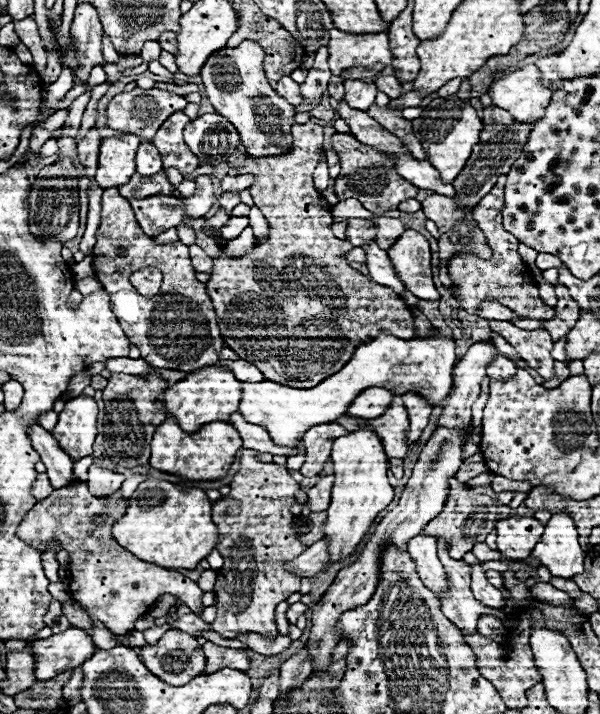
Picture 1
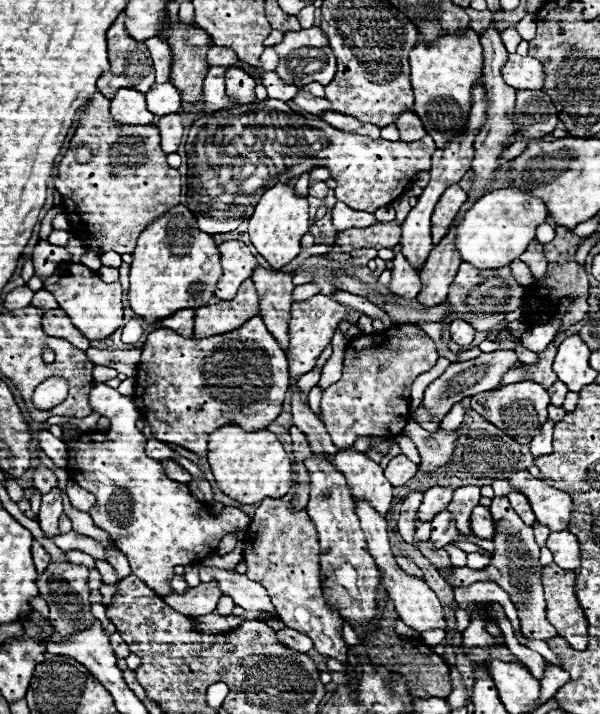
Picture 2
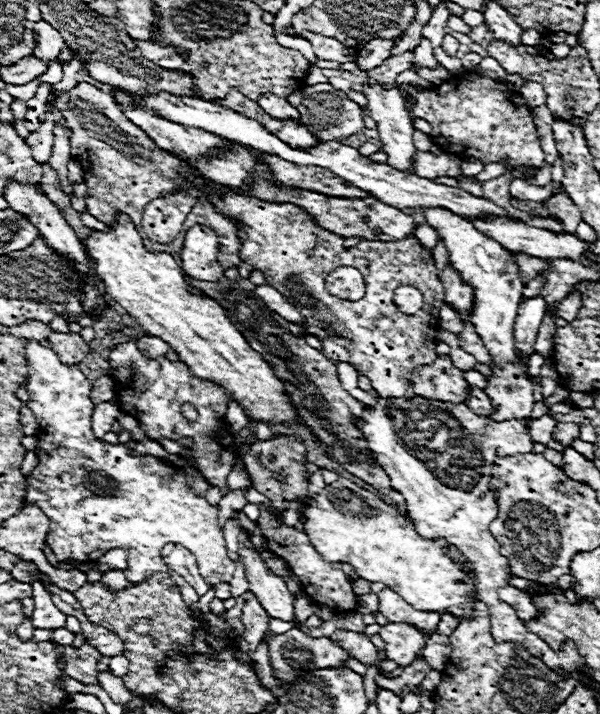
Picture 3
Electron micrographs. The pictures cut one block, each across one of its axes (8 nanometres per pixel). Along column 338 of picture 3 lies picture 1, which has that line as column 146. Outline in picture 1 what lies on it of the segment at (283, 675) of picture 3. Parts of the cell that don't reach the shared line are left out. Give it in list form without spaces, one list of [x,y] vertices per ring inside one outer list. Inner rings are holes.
[[[168,630],[154,646],[142,648],[142,662],[160,680],[180,686],[202,674],[206,656],[194,636],[182,630]]]

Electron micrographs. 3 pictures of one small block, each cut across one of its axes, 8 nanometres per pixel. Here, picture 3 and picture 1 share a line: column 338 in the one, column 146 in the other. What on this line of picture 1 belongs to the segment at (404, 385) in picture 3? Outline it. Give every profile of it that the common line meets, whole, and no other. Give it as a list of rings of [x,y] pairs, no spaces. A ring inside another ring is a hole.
[[[118,188],[104,190],[100,218],[96,246],[92,252],[94,276],[110,294],[112,312],[116,314],[128,340],[140,350],[142,358],[150,366],[184,372],[216,364],[224,342],[206,284],[198,282],[194,276],[196,270],[190,264],[188,246],[182,242],[154,244],[152,238],[144,236],[142,228],[136,224],[130,202],[120,196]],[[146,266],[156,266],[164,274],[162,288],[154,298],[140,296],[128,282],[132,272]]]

